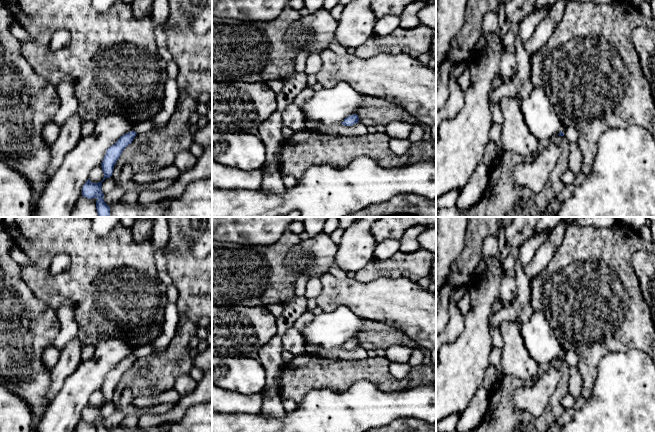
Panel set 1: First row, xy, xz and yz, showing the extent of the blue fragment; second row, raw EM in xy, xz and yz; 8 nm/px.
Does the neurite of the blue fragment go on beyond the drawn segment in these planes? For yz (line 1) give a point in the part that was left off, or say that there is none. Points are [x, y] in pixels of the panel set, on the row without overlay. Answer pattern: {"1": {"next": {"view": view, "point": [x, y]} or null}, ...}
{"1": {"next": null}}

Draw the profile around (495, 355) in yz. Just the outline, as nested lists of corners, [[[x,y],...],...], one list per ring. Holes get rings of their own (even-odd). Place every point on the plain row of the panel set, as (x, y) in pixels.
[[[496,347],[492,348],[489,356],[489,366],[496,370],[500,383],[508,379],[501,368],[501,349]]]

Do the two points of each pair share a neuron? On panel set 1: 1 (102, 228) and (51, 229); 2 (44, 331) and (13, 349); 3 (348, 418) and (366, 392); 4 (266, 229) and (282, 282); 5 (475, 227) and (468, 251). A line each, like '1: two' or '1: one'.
1: two
2: one
3: one
4: two
5: one

